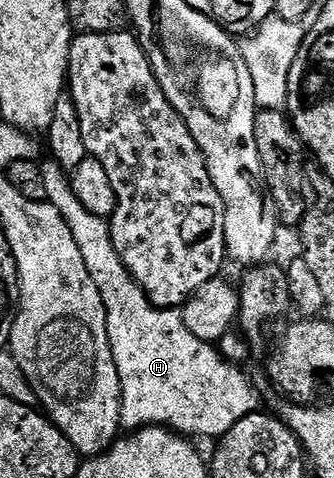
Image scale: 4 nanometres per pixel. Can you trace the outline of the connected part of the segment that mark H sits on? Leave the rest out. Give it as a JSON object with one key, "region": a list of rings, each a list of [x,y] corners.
{"region":[[[54,161],[44,162],[42,169],[43,180],[47,186],[46,202],[53,204],[69,225],[69,233],[73,233],[73,241],[77,241],[77,249],[81,249],[85,269],[89,269],[89,277],[93,277],[107,310],[109,345],[113,349],[113,361],[121,377],[120,428],[130,433],[139,431],[142,427],[165,427],[184,437],[204,435],[205,438],[211,439],[210,441],[215,441],[219,436],[229,433],[229,429],[233,429],[233,425],[237,425],[241,417],[260,410],[261,403],[254,385],[239,372],[240,368],[236,364],[223,358],[212,344],[193,337],[193,333],[185,329],[182,310],[154,307],[148,301],[146,293],[127,272],[126,265],[113,245],[108,220],[89,213],[89,209],[85,209],[85,205],[77,201],[68,172]]]}

